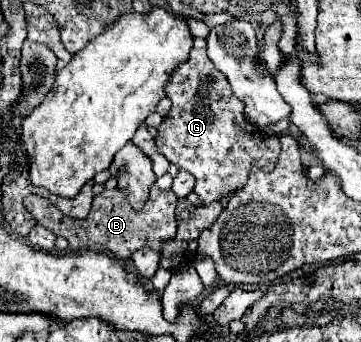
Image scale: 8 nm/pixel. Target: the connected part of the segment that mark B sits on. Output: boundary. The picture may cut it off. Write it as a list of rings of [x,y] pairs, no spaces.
[[[157,186],[151,188],[149,200],[145,202],[145,208],[135,212],[131,204],[127,202],[125,194],[115,188],[115,190],[103,190],[93,198],[93,208],[85,220],[75,220],[71,216],[65,216],[59,208],[55,208],[47,198],[39,194],[29,194],[23,198],[23,206],[31,212],[31,216],[49,228],[55,236],[61,236],[69,242],[73,252],[81,250],[95,250],[95,246],[119,260],[131,258],[131,254],[139,248],[153,248],[161,250],[161,244],[169,238],[175,236],[177,232],[177,220],[175,220],[175,206],[177,206],[177,196],[173,190],[159,190]]]

